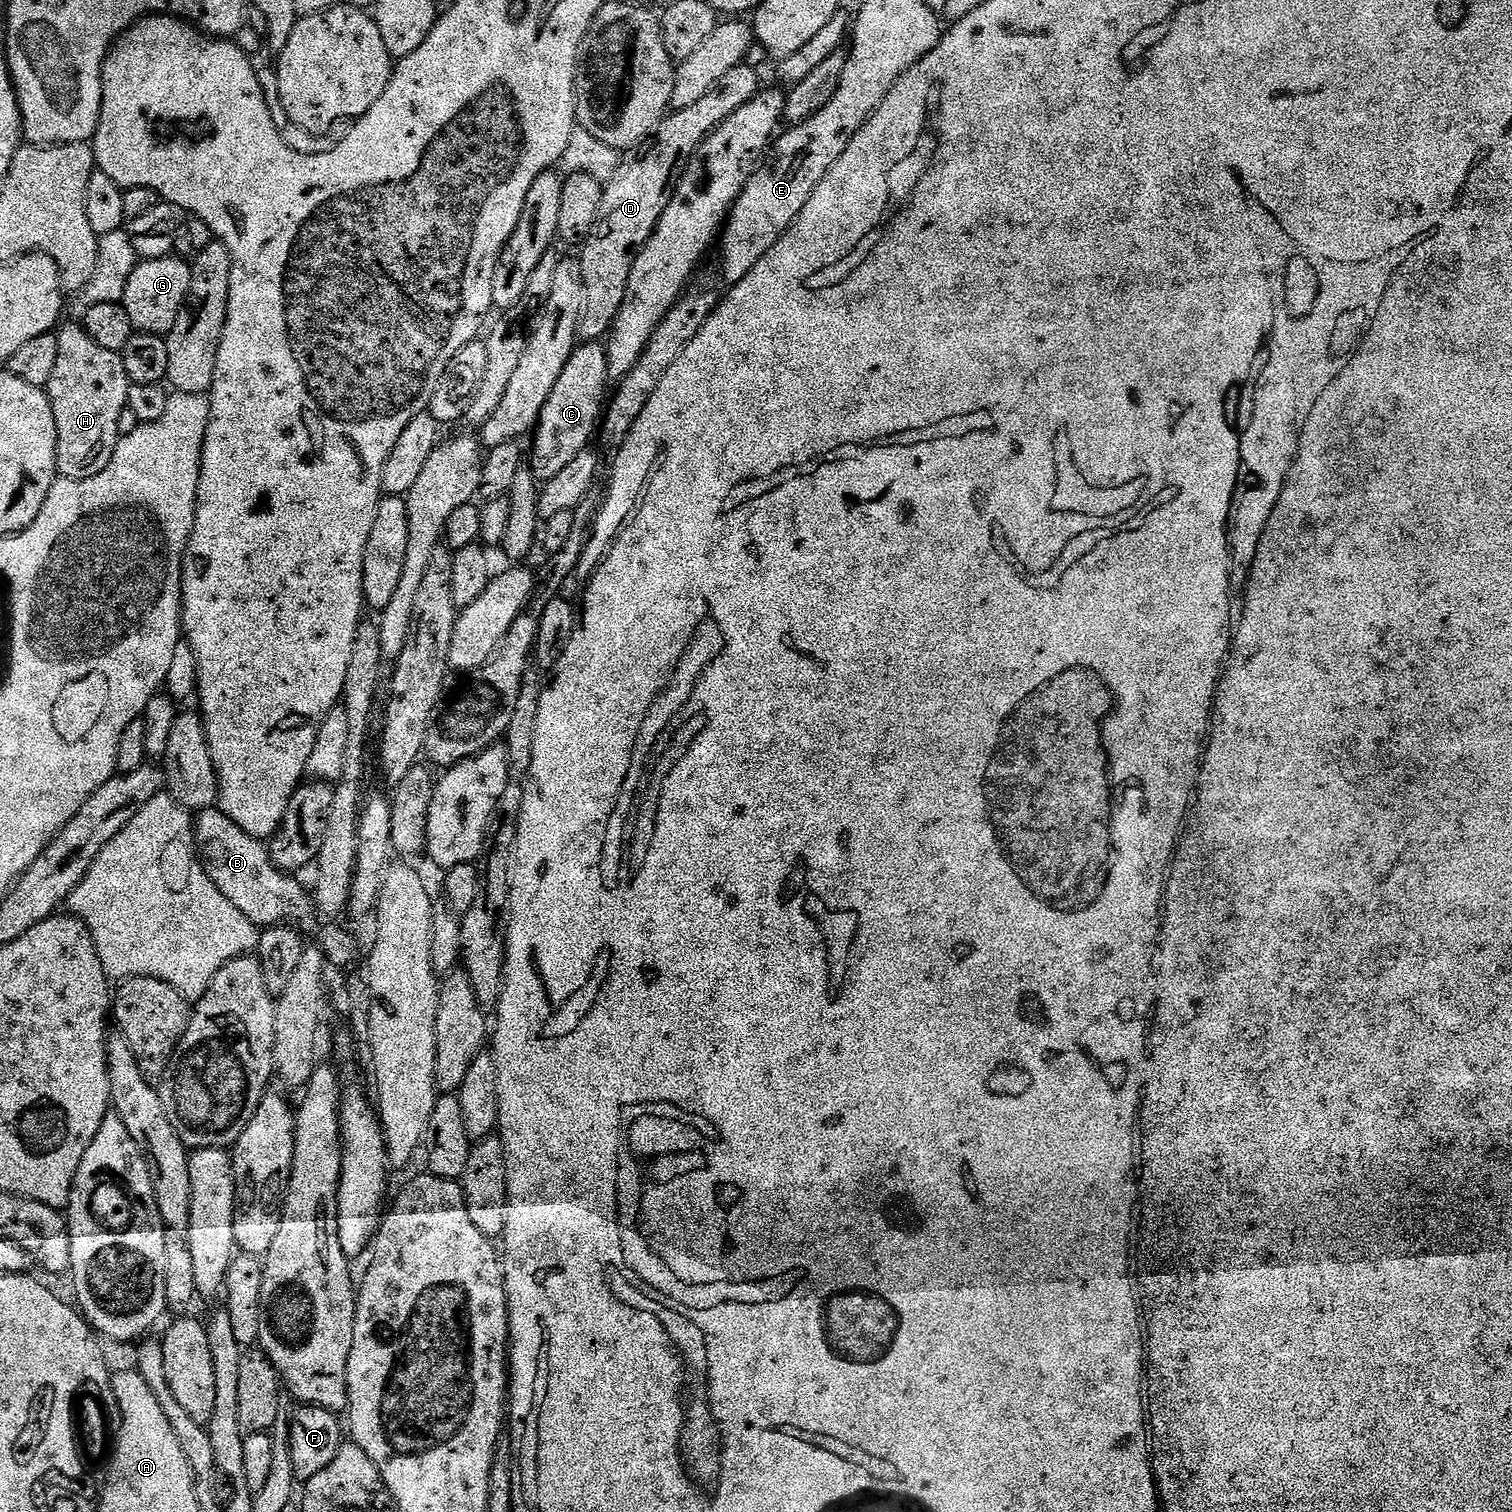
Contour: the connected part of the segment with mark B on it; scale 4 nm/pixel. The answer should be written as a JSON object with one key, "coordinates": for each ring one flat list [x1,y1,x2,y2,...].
{"coordinates":[[217,807,199,813,194,831,208,877,253,925,259,928,291,926,304,936,317,930,320,920,311,893,294,879,297,877,275,867,259,837,246,834]]}

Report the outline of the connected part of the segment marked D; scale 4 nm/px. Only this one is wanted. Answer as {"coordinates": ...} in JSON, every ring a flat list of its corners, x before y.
{"coordinates":[[745,62,734,66,734,70,728,71,706,93,706,98,694,102,694,106,686,106,686,110,665,116,647,140,621,155,618,170,614,170,612,177,604,184,598,218,578,253,584,279,584,309,576,331,581,341,596,342,607,337,624,301,624,291,636,256,652,237,666,210,680,156,690,158,694,155,696,149,707,140,709,132,730,118,734,110,746,106,761,91,760,76,750,65]]}

